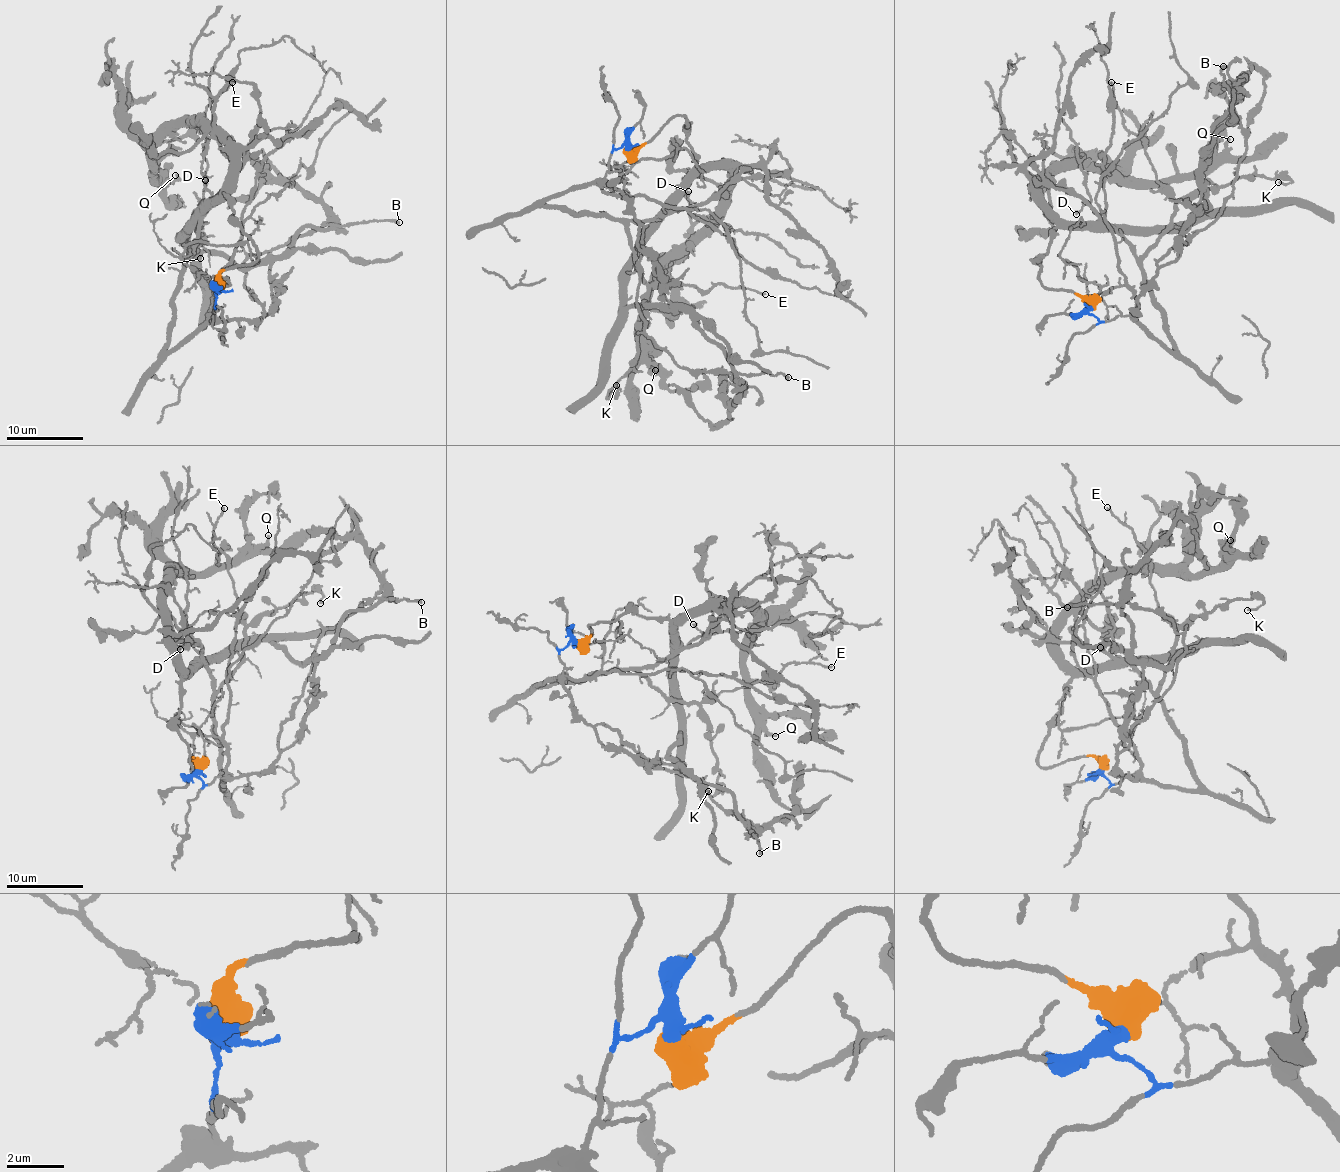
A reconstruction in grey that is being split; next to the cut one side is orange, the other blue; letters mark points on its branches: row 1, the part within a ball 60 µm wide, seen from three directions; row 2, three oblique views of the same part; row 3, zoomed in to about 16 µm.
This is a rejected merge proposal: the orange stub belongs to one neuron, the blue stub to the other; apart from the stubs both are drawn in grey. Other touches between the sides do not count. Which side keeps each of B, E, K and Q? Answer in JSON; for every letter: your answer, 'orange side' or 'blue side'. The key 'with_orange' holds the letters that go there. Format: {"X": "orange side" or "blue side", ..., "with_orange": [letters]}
{"B": "blue side", "E": "blue side", "K": "blue side", "Q": "orange side", "with_orange": ["Q"]}

